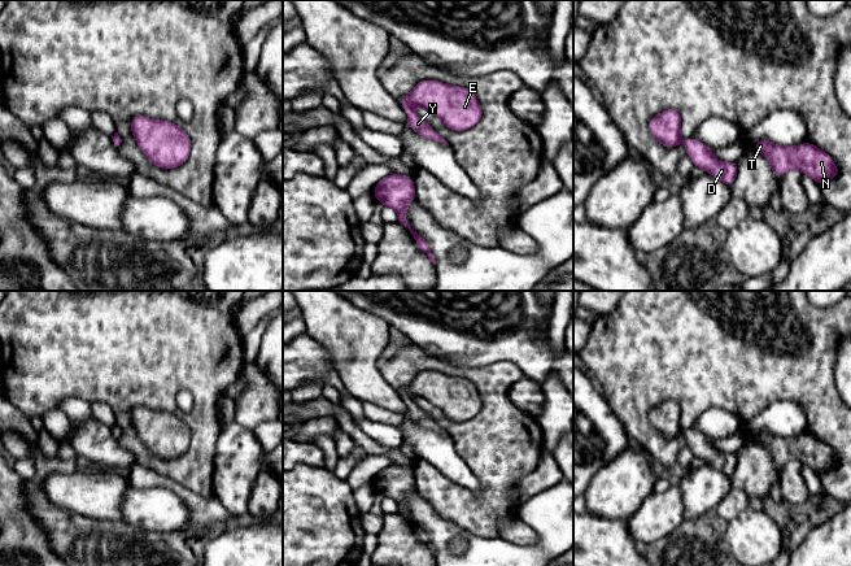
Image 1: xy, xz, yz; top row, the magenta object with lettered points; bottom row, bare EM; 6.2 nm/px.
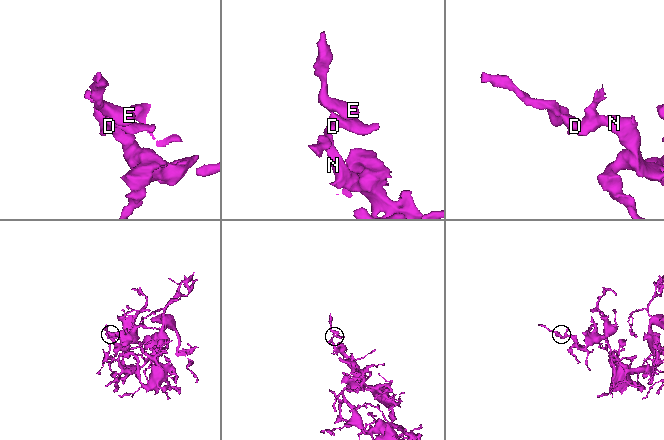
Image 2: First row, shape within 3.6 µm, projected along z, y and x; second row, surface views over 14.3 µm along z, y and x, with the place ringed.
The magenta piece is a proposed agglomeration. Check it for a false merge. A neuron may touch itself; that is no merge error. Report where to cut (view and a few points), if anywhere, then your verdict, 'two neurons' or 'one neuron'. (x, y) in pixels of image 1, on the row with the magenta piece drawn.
no cut; one neuron

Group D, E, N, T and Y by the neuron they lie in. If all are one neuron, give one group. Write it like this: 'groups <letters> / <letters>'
groups D E N T Y

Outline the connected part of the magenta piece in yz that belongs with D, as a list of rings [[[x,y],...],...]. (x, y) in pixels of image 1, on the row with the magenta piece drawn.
[[[690,138],[685,142],[686,154],[691,158],[694,166],[704,169],[728,187],[734,184],[738,169],[737,162],[721,162],[713,156],[713,149],[703,143]]]

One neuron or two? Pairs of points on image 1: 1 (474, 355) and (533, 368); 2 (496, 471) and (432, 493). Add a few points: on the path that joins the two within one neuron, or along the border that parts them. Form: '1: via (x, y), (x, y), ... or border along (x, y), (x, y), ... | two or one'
1: via (488, 352), (519, 353) | one
2: via (488, 490), (478, 500), (450, 500) | one

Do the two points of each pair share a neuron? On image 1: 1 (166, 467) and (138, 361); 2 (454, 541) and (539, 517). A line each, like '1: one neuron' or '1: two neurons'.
1: one neuron
2: one neuron

